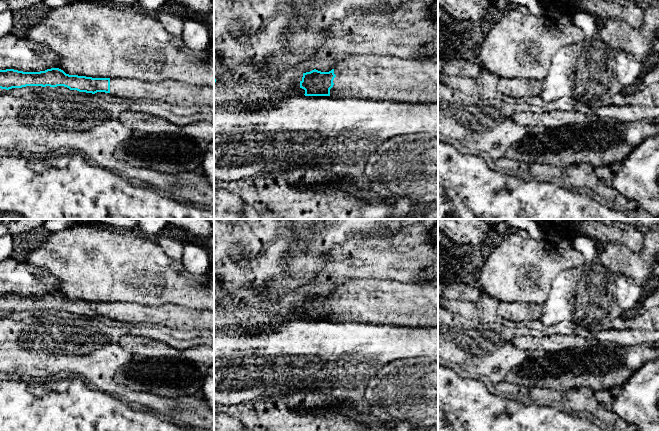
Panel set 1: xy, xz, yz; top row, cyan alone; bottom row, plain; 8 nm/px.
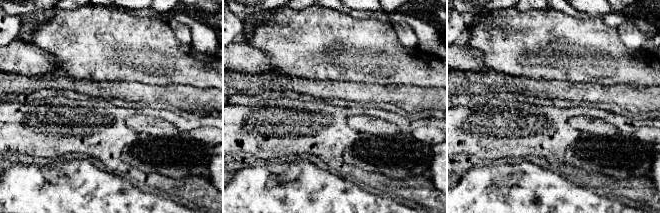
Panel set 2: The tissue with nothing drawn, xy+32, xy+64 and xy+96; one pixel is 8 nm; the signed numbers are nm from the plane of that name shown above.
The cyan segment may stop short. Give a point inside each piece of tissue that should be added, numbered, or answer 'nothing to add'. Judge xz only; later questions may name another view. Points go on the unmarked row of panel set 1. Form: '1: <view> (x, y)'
1: xz (357, 300)

